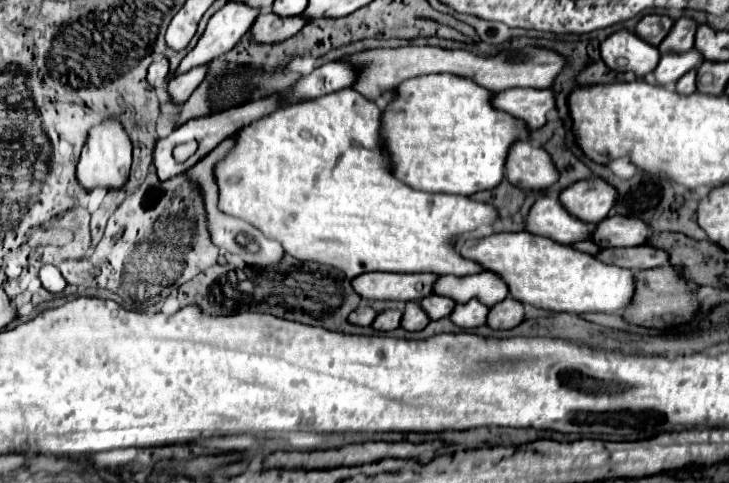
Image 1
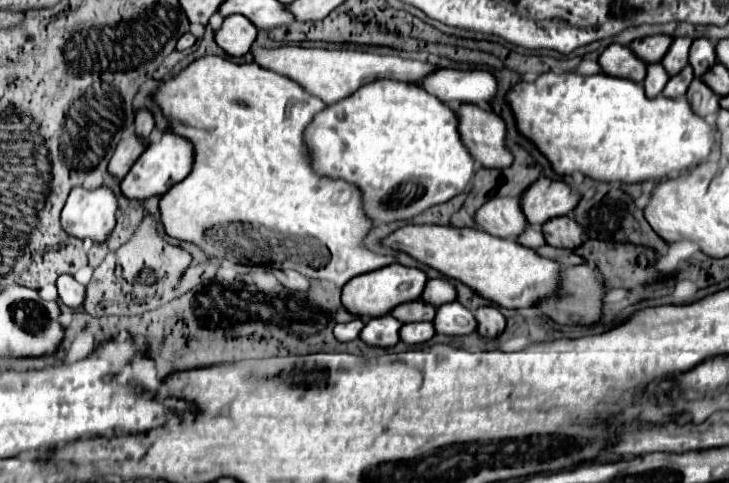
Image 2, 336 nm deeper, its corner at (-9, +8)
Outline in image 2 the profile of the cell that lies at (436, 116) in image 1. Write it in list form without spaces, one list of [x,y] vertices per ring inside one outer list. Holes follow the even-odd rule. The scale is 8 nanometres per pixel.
[[[388,79],[374,81],[358,89],[354,95],[328,105],[308,123],[304,143],[308,163],[316,175],[342,179],[362,191],[364,213],[374,225],[408,221],[438,203],[446,203],[464,191],[474,175],[474,159],[460,141],[456,113],[412,83]]]

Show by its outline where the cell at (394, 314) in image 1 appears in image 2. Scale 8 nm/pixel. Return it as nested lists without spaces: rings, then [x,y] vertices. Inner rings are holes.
[[[392,315],[374,317],[362,329],[360,339],[372,347],[384,347],[384,349],[394,347],[400,341],[400,337],[398,337],[400,327],[402,327],[402,323],[398,323]]]

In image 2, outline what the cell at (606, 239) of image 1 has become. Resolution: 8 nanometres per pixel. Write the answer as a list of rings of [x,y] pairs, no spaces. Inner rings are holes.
[[[554,217],[548,223],[542,225],[542,233],[546,239],[546,245],[552,247],[564,247],[564,249],[576,249],[582,245],[582,229],[578,223],[574,223],[572,217]]]

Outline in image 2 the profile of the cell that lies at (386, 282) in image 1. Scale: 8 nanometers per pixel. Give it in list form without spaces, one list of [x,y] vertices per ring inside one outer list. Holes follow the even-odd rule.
[[[394,263],[350,279],[342,291],[342,305],[346,307],[346,311],[350,311],[356,317],[380,317],[380,315],[388,315],[400,303],[420,299],[424,285],[426,285],[424,271]]]

